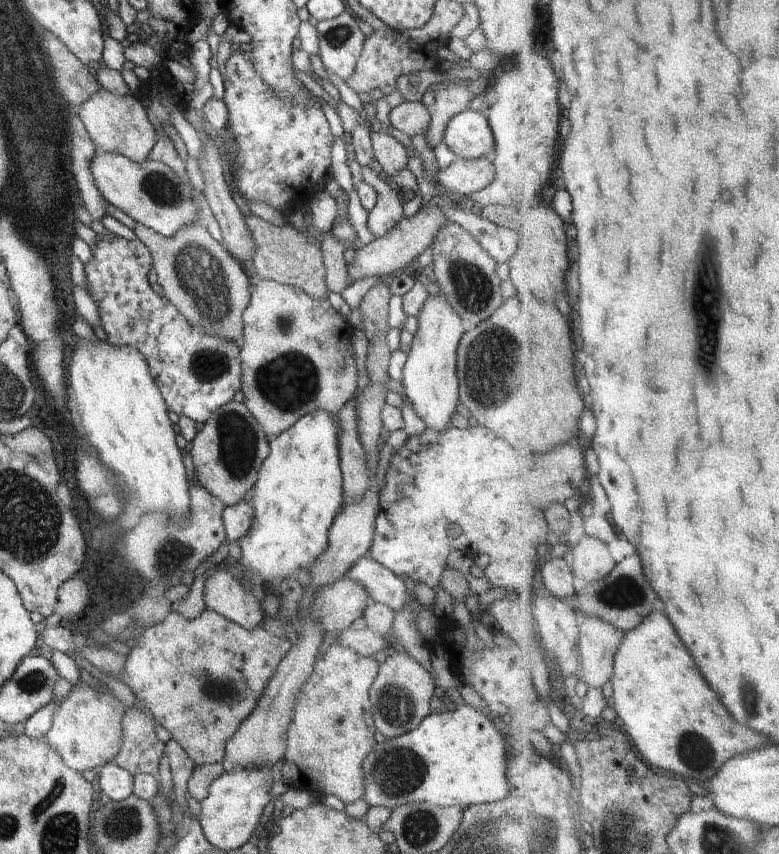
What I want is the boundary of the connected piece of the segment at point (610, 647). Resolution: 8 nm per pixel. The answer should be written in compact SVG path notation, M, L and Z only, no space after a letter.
M585 616L581 626L581 657L585 679L594 688L605 689L608 682L612 682L615 675L616 657L622 646L626 632L616 628L600 617Z

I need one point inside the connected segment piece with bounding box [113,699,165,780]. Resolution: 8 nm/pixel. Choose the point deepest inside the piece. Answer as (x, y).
(141, 752)

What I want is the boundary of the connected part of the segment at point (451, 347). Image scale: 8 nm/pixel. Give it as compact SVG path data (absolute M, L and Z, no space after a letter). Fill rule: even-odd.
M440 293L428 295L417 314L418 329L412 341L403 368L403 386L407 400L412 404L428 428L443 431L451 425L451 416L459 404L457 377L457 348L466 331L463 320Z

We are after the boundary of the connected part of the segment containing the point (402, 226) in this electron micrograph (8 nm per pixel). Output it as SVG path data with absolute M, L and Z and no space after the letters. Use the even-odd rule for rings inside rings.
M431 202L430 204L424 203L422 210L418 210L410 218L404 216L394 228L388 231L388 234L374 238L365 245L358 245L352 262L347 264L347 273L352 284L363 278L374 276L380 280L380 278L402 272L406 264L411 264L414 258L420 256L428 246L431 246L439 228L447 222L444 213L436 205L432 205Z

